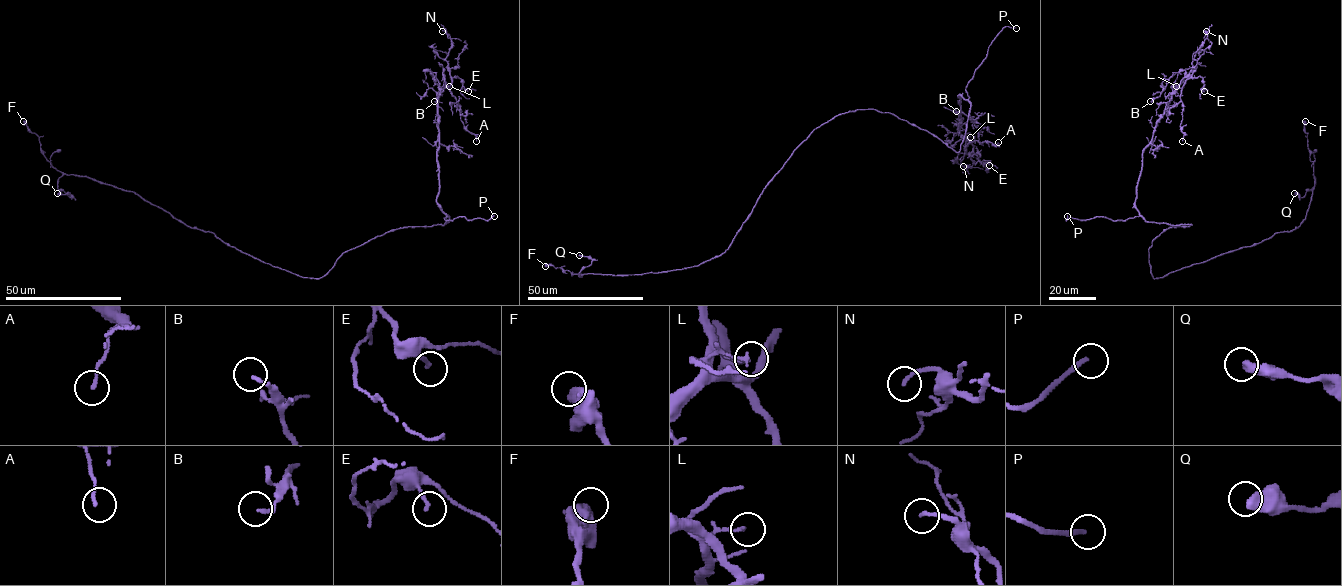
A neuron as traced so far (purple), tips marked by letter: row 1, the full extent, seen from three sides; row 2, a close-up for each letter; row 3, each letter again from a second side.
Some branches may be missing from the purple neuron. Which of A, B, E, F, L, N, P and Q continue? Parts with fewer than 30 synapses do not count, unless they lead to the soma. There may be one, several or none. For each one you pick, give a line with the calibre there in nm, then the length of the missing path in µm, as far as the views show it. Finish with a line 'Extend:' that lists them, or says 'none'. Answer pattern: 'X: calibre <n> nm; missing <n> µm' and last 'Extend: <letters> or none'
P: calibre 240 nm; missing 50 µm
Extend: P

